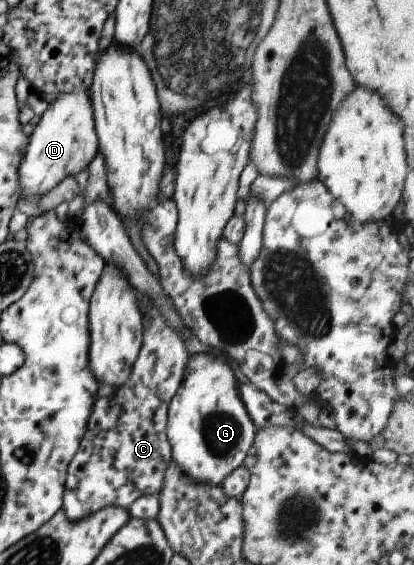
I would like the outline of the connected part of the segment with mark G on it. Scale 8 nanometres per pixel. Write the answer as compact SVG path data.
M220 350L217 351L221 355L206 353L190 356L186 364L188 372L184 374L184 380L178 392L172 397L167 412L167 437L171 444L172 460L185 475L197 483L213 485L222 484L228 474L243 464L258 431L240 396L234 370L226 358L228 356Z

